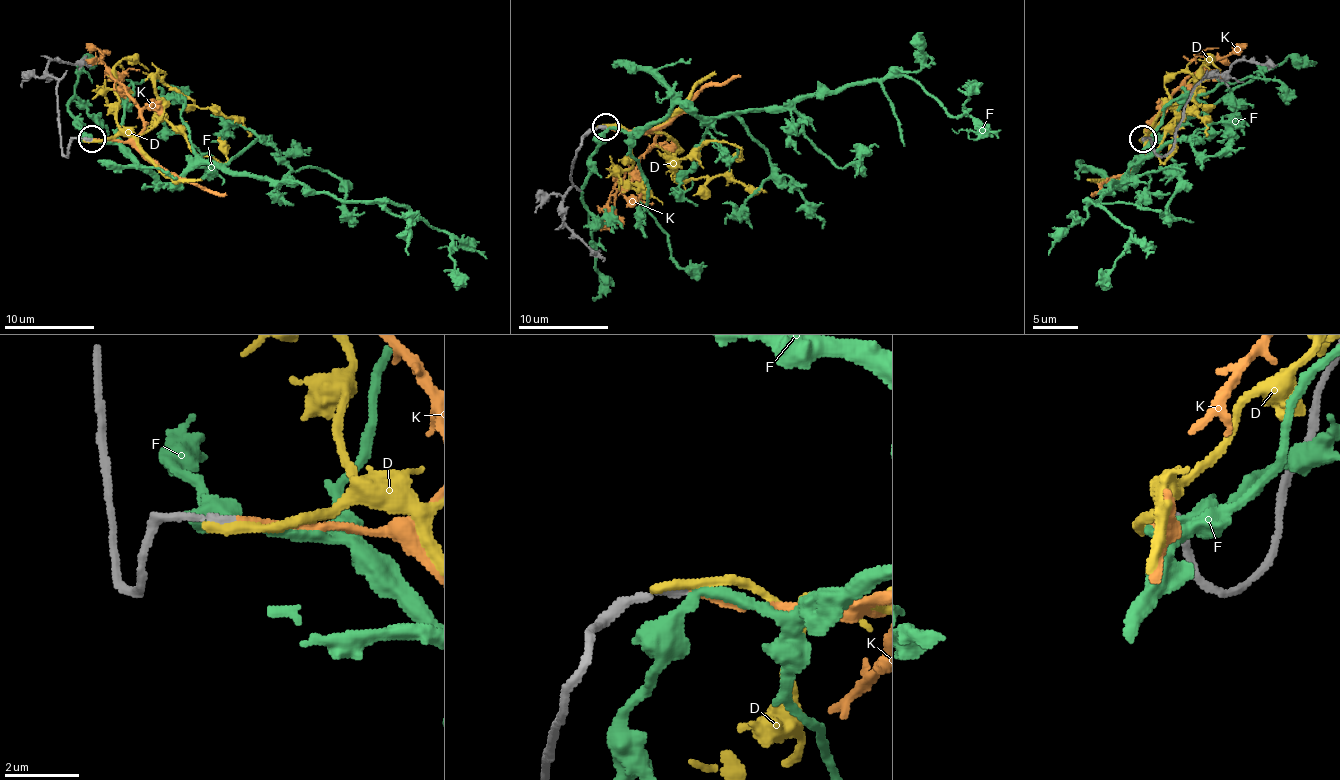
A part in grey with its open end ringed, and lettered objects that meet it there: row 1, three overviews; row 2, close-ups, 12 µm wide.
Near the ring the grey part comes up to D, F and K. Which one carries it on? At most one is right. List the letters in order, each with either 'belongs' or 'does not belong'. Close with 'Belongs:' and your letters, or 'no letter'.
D: does not belong
F: does not belong
K: belongs
Belongs: K

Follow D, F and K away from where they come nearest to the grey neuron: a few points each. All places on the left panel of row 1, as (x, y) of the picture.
D: (88, 140), (142, 135), (162, 113), (153, 83), (158, 72), (201, 108), (235, 117), (253, 133)
F: (90, 140), (122, 144), (165, 185), (208, 165), (305, 183), (346, 201), (407, 206), (447, 235), (457, 289)
K: (92, 140), (129, 142), (142, 129), (142, 108), (110, 77), (110, 70), (101, 61), (101, 54), (86, 43)

